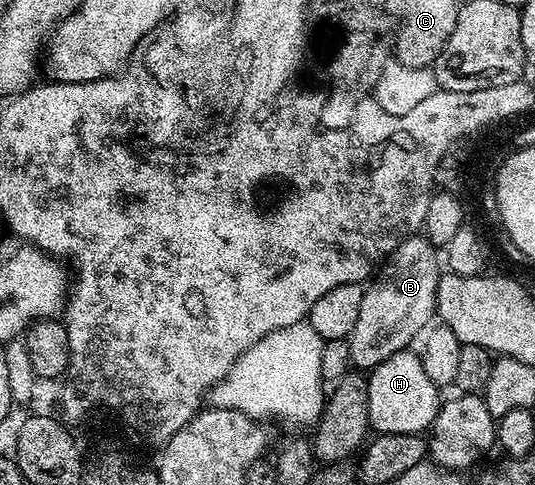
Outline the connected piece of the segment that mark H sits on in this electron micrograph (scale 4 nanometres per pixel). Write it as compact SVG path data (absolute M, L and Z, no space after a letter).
M406 349L387 357L368 372L369 426L377 435L415 435L432 428L433 418L441 410L443 402L439 388L423 369L423 361L412 349Z

